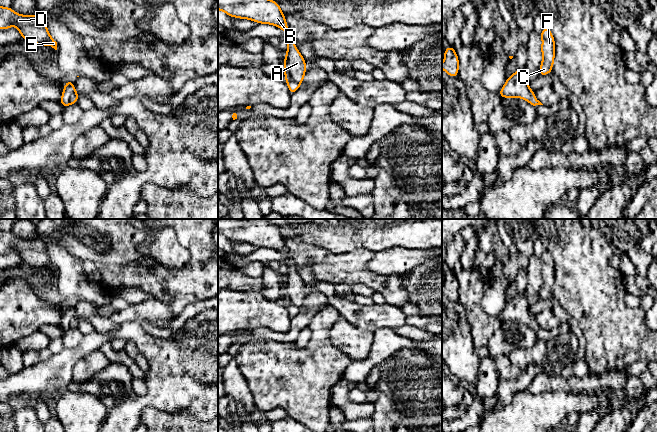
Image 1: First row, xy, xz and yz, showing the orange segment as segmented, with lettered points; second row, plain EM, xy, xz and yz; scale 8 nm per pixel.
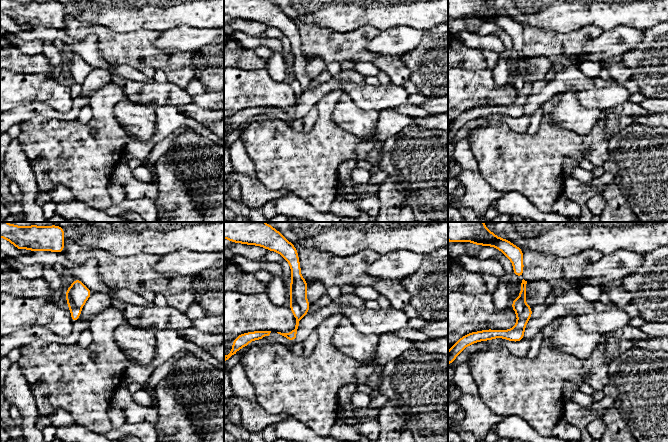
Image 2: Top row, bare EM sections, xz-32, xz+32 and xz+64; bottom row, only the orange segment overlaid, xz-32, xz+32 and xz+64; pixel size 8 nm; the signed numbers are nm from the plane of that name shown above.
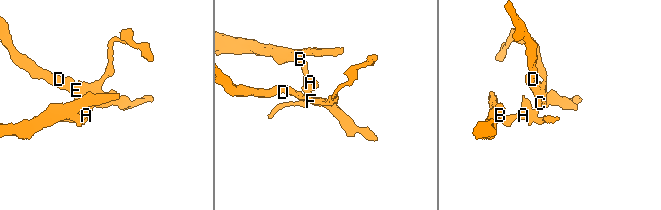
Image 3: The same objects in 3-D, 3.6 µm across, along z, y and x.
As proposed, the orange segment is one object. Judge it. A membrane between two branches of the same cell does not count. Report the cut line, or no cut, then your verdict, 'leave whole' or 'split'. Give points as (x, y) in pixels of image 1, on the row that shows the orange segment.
cut xz (285, 76), (300, 84); split

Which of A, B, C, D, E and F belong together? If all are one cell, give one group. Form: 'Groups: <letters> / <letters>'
Groups: A B / C D E F

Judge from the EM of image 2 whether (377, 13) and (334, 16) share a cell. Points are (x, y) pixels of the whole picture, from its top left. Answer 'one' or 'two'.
one

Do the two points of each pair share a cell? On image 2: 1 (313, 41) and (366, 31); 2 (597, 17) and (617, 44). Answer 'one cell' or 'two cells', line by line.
1: one cell
2: two cells

